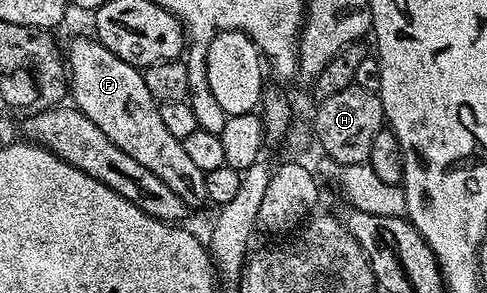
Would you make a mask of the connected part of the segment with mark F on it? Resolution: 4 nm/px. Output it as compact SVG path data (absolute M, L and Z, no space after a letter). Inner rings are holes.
M89 36L75 37L69 48L67 44L67 88L71 100L73 96L72 103L80 112L87 114L87 118L91 118L91 122L95 122L95 126L99 126L99 130L103 130L103 134L107 134L107 138L119 146L119 150L131 154L135 162L140 162L151 170L151 174L163 178L163 182L167 182L167 186L171 186L171 190L183 198L186 206L204 205L206 173L199 170L195 162L191 162L181 141L171 134L171 130L167 130L159 102L151 90L147 90L142 69L123 62L123 58L111 54L111 50L107 50L100 40Z

